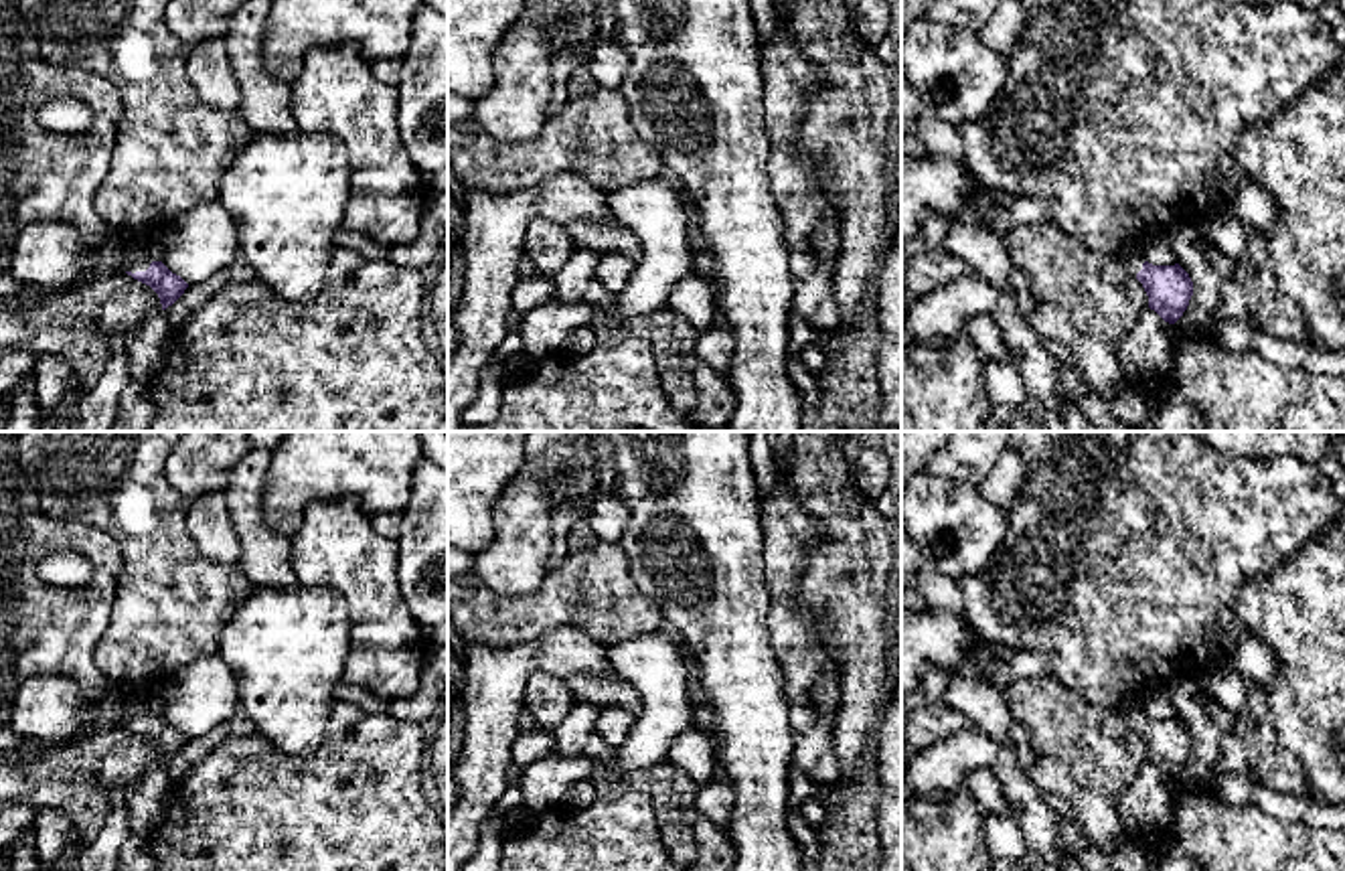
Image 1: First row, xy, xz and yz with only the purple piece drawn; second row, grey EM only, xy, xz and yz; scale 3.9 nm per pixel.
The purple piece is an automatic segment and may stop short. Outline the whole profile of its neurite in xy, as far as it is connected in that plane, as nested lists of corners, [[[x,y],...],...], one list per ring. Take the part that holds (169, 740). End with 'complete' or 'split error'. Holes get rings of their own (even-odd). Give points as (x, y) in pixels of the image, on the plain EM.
[[[32,675],[20,685],[4,721],[20,739],[51,743],[71,741],[85,727],[101,731],[124,725],[150,739],[158,747],[162,764],[166,764],[184,747],[188,737],[162,715],[152,715],[144,709],[126,717],[124,713],[132,697],[111,685],[95,705],[95,715],[85,719],[83,707],[87,697],[77,679],[67,675]]] | split error

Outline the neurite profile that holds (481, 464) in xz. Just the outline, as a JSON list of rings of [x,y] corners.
[[[448,431],[448,547],[472,555],[494,539],[494,506],[525,466],[527,431]]]

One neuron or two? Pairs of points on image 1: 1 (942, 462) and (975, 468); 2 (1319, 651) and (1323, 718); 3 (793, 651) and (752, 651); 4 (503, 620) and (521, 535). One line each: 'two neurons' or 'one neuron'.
1: one neuron
2: one neuron
3: two neurons
4: two neurons

